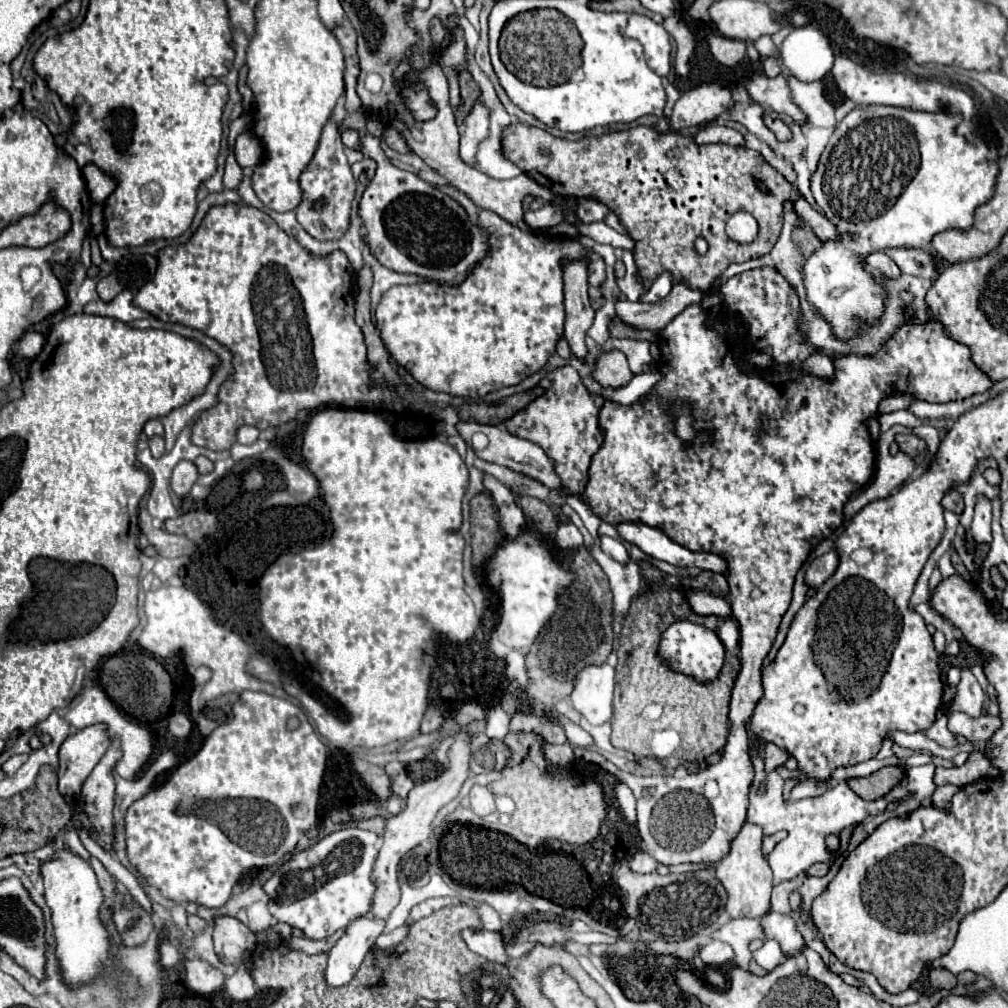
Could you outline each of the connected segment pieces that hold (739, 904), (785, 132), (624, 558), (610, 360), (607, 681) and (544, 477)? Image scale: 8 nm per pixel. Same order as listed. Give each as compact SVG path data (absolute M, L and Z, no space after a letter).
M746 822L732 842L730 854L716 864L716 876L728 892L726 912L732 918L760 918L770 912L770 892L772 892L772 870L762 854L762 828Z
M766 116L766 126L778 136L778 140L788 140L792 134L790 134L790 128L784 124L784 122L780 122L780 120L772 120L772 118L768 118Z
M602 536L600 542L602 542L602 550L604 550L608 556L612 556L616 562L620 562L620 564L628 564L628 562L630 562L628 550L624 548L624 544L622 544L620 540L614 540L614 538L610 538L610 536Z
M612 350L598 358L598 364L596 364L596 370L592 376L604 388L622 388L632 380L634 374L628 366L626 356L618 350Z
M610 664L586 666L576 676L576 686L570 700L590 724L604 724L612 720L614 684L614 668Z
M458 422L456 428L458 428L460 436L466 440L466 444L470 444L470 438L476 432L484 432L488 436L488 446L478 452L478 458L488 460L488 462L496 462L496 464L502 464L502 466L508 466L514 472L522 472L522 474L526 474L530 478L536 478L536 480L540 480L550 490L562 490L562 482L560 482L558 474L554 472L552 460L534 442L524 440L524 438L518 438L518 436L510 434L506 428L498 428L498 426L482 426L482 424L474 424L474 422Z

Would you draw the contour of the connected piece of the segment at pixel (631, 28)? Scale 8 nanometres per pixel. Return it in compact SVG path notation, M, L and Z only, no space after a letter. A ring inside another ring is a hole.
M632 14L622 34L642 44L646 62L658 76L666 76L670 72L670 34L662 24L640 14Z

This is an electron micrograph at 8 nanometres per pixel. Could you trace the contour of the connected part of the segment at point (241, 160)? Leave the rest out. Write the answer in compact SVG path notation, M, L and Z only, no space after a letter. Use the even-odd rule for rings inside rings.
M244 132L236 138L234 144L234 154L236 154L236 162L242 168L254 168L260 164L260 156L262 156L262 144L258 142L258 138L254 138L252 132Z

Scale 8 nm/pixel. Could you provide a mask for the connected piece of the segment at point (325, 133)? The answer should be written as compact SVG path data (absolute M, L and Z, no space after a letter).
M332 118L322 130L322 138L312 162L300 176L300 188L304 192L304 200L296 208L296 216L302 228L316 240L338 240L338 236L344 236L346 228L350 226L350 208L356 194L356 180L344 154L338 124Z

